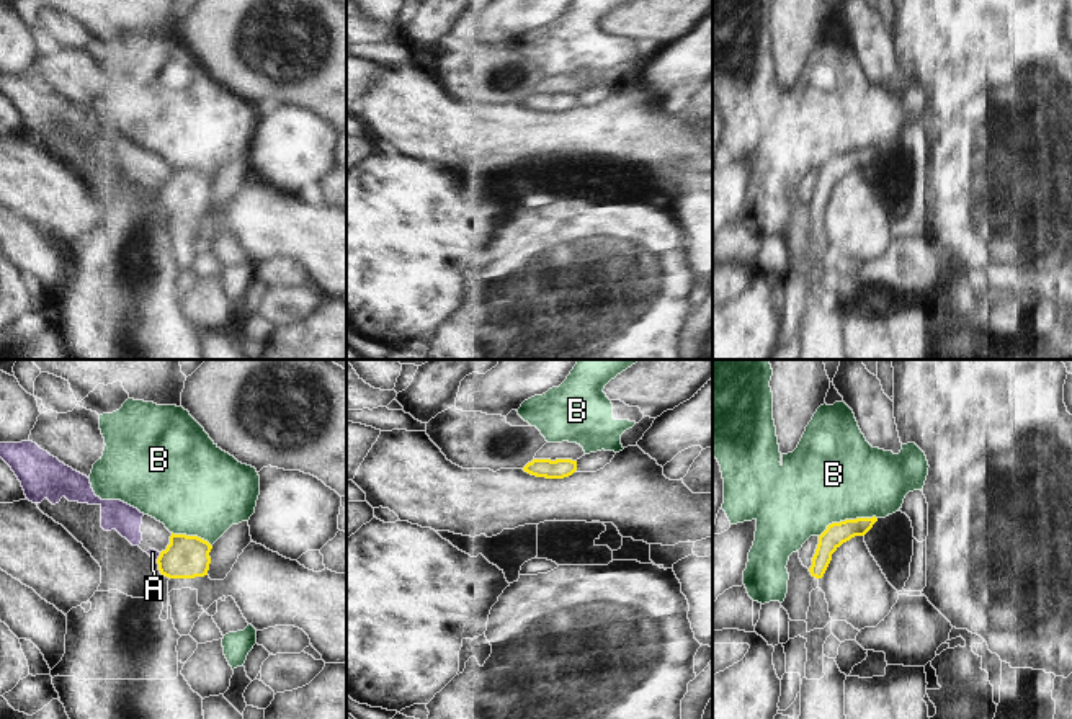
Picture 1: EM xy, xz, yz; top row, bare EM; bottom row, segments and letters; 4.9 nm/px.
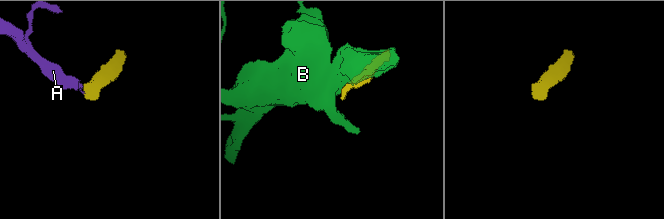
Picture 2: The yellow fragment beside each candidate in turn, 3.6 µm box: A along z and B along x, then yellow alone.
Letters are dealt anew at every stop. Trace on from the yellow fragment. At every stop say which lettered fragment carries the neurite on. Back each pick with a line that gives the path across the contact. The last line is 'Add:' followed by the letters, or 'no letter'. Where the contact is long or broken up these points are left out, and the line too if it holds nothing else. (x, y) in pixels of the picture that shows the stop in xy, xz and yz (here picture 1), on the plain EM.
Add: no letter.

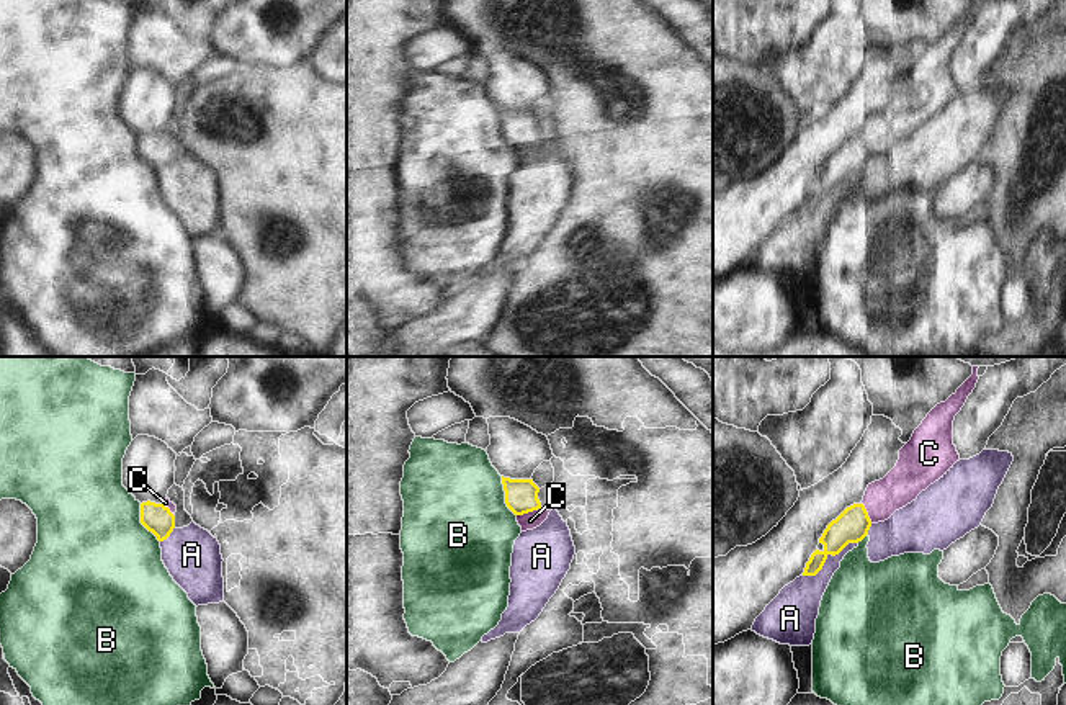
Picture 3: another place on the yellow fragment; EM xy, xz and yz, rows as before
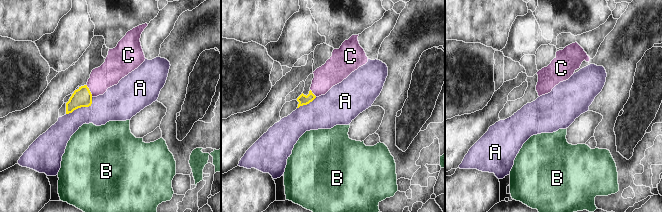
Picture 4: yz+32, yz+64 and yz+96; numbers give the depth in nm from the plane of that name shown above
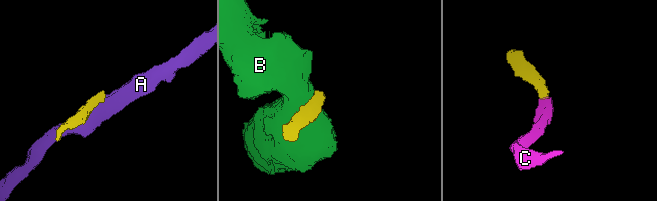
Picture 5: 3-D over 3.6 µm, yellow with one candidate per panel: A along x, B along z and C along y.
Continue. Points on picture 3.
C: Path across: xz (520, 128), (528, 144), (530, 154)
Add: C.

